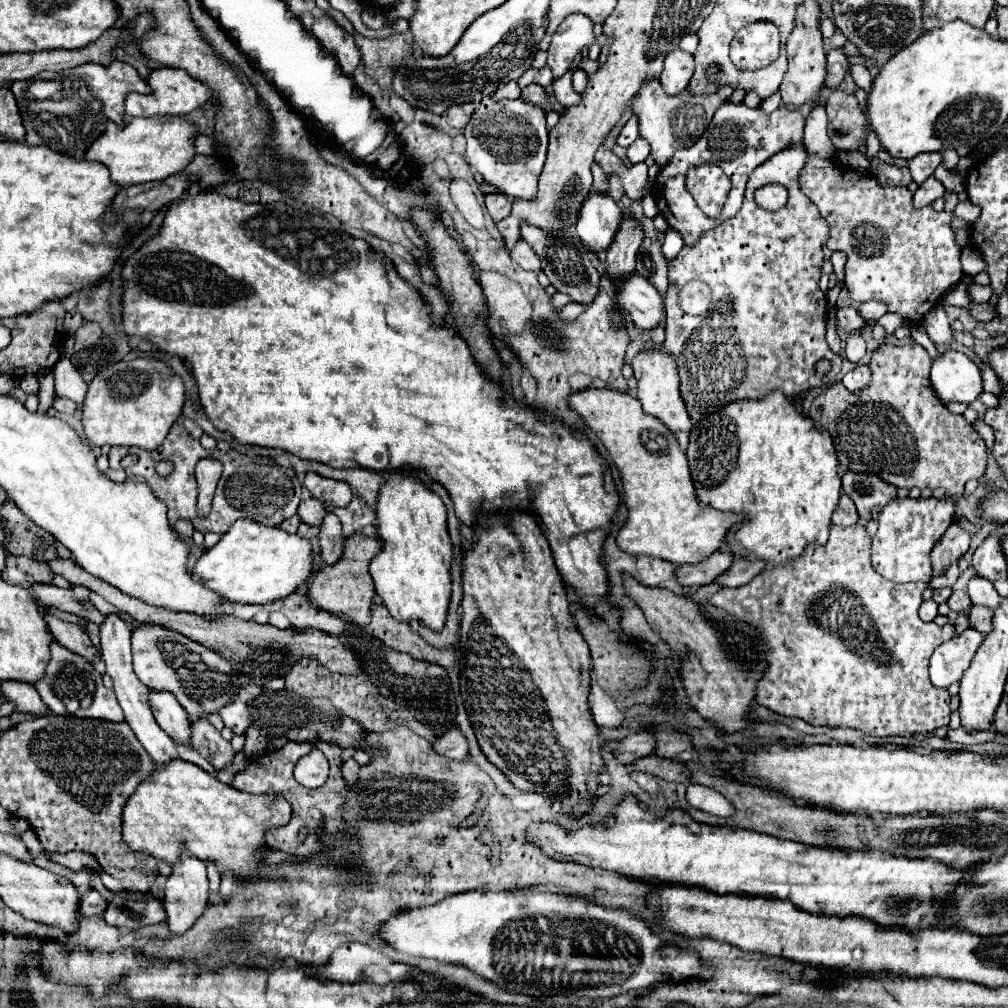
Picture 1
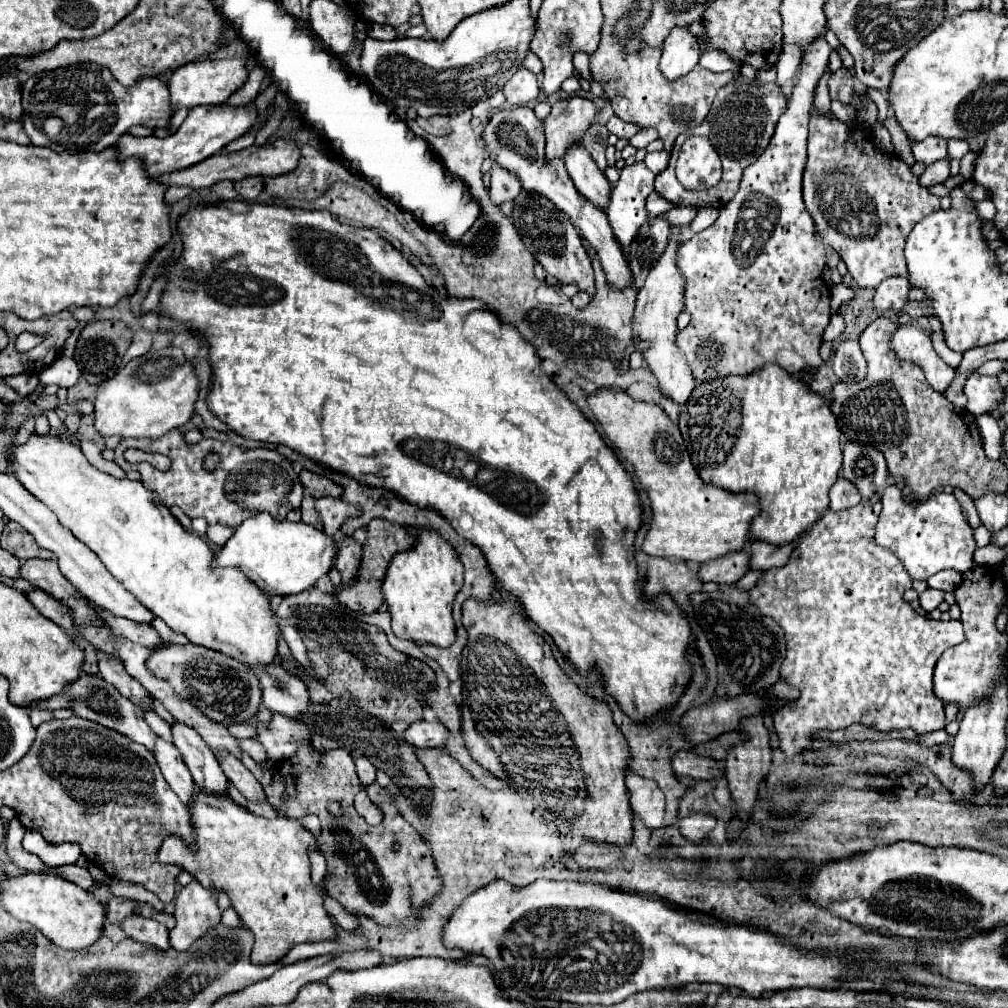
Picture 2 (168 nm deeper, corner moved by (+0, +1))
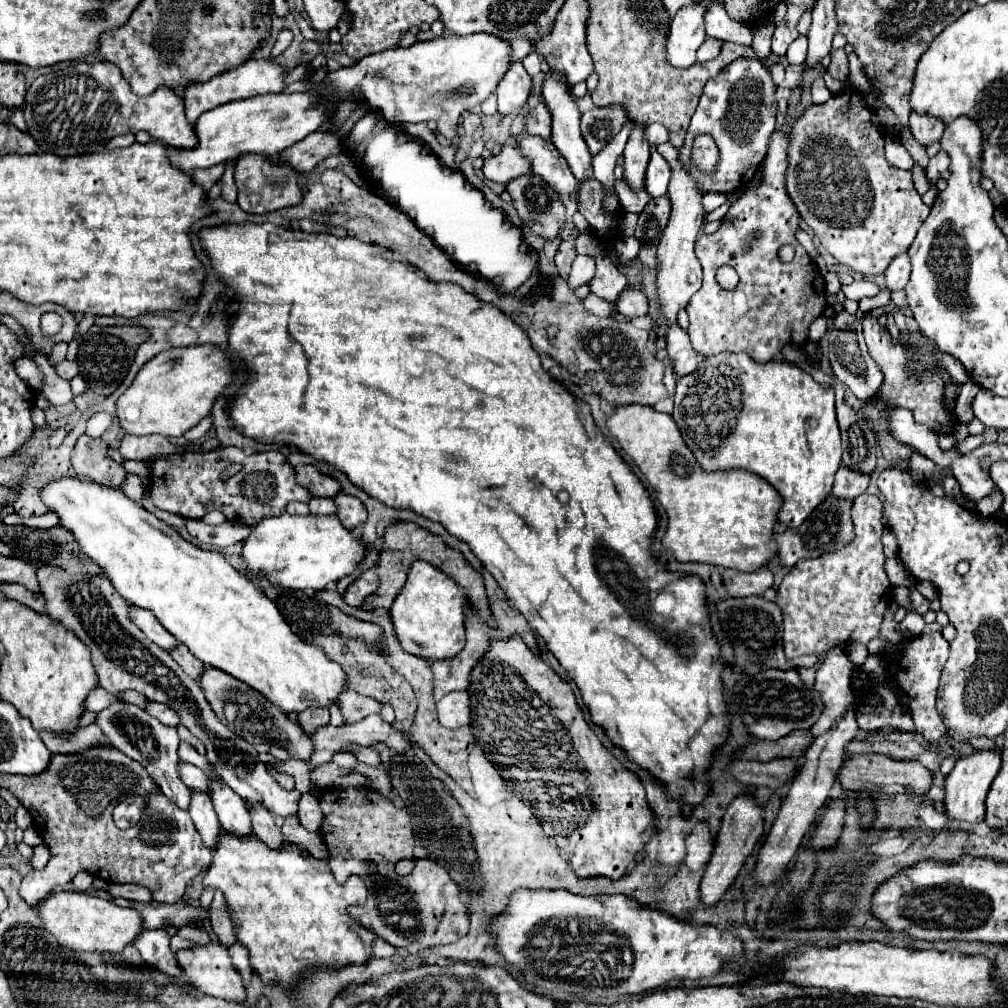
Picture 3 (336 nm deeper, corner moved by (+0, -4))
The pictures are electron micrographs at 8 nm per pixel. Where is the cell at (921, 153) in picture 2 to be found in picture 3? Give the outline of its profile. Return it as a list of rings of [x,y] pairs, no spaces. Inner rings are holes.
[[[911,112],[911,118],[909,118],[909,126],[911,126],[911,132],[913,132],[913,138],[921,144],[921,146],[929,146],[929,144],[935,144],[941,140],[943,136],[943,122],[935,122],[933,118],[923,118],[915,112]]]

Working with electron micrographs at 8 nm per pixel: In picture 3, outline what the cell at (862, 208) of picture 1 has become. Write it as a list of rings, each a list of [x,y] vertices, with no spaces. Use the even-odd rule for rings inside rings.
[[[845,90],[843,94],[829,98],[825,104],[811,106],[803,112],[803,116],[799,116],[799,120],[795,120],[789,150],[787,192],[805,224],[809,224],[809,228],[821,240],[823,248],[839,264],[863,274],[865,278],[883,274],[893,258],[907,252],[917,228],[931,210],[917,194],[911,172],[895,168],[885,160],[883,138],[871,124],[871,114],[855,90]]]

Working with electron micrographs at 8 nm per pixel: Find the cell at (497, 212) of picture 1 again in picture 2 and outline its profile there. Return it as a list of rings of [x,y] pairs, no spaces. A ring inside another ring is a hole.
[[[499,165],[491,167],[491,187],[489,195],[495,205],[501,205],[505,201],[513,201],[521,191],[521,181],[515,179],[515,175]]]

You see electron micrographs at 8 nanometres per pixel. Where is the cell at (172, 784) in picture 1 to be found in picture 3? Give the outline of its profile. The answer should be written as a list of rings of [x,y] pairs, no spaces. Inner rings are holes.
[[[221,832],[217,846],[213,848],[215,862],[209,866],[203,886],[221,890],[235,914],[237,940],[249,948],[251,968],[267,984],[279,980],[289,986],[295,982],[309,966],[333,966],[341,968],[345,964],[363,964],[371,958],[371,942],[375,934],[361,928],[347,916],[349,904],[359,904],[365,900],[365,882],[359,876],[349,876],[345,884],[337,884],[327,860],[313,858],[307,850],[297,844],[283,842],[281,848],[265,846],[255,834],[235,836]]]

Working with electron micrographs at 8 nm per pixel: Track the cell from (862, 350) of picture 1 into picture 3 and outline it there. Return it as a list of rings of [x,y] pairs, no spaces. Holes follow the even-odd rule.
[[[821,316],[821,318],[817,318],[817,320],[811,324],[809,340],[811,340],[811,342],[819,342],[825,334],[827,334],[827,318]]]

